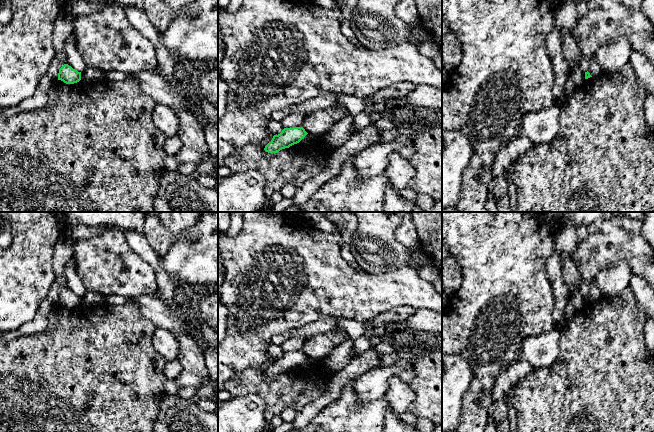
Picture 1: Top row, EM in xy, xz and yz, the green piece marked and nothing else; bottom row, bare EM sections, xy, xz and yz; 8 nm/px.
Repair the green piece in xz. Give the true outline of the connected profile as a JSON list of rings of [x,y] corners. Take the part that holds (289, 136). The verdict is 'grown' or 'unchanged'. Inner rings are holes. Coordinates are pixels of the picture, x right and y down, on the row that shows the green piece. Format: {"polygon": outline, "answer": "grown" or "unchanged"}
{"polygon": [[[303,127],[284,128],[280,134],[273,136],[264,150],[268,153],[277,153],[299,143],[307,134]]], "answer": "unchanged"}

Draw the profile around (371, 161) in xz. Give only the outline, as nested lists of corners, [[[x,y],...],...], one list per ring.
[[[400,137],[390,142],[372,144],[361,150],[354,158],[354,167],[363,177],[384,175],[387,166],[387,156],[392,151],[411,144],[409,137]]]

